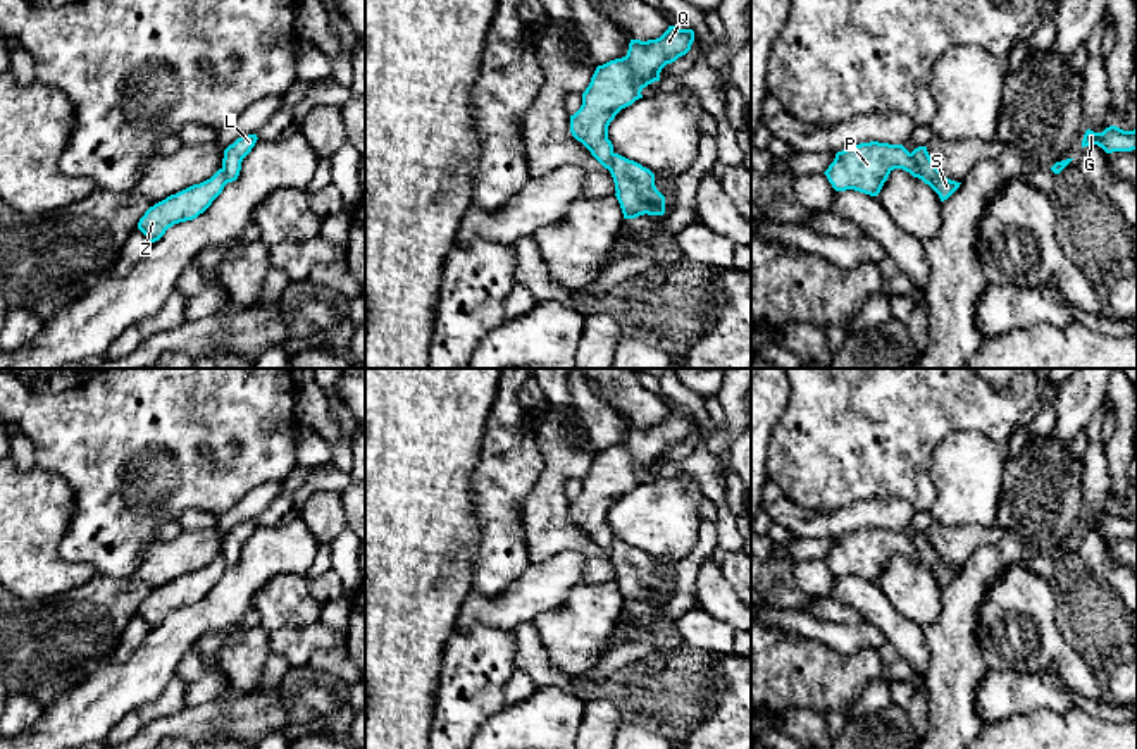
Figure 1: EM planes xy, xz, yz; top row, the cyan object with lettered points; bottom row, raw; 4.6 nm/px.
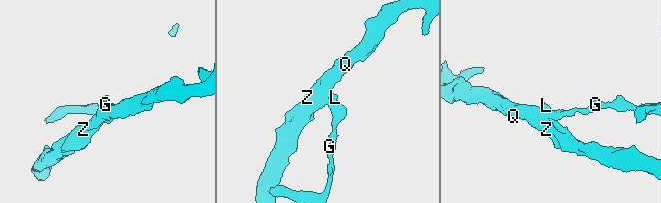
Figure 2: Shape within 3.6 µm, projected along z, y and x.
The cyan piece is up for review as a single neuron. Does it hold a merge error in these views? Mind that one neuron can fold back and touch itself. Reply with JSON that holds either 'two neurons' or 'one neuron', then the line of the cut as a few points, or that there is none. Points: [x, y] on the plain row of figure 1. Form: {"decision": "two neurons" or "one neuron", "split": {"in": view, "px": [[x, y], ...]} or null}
{"decision": "two neurons", "split": {"in": "yz", "px": [[908, 539], [922, 563]]}}

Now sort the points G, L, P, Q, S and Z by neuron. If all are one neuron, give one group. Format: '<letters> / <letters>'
G L S / P Q Z

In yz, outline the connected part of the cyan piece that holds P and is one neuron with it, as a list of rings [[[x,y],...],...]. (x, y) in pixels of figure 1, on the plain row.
[[[860,529],[836,539],[823,558],[836,577],[854,575],[877,582],[894,554],[922,565],[920,553],[903,530]]]

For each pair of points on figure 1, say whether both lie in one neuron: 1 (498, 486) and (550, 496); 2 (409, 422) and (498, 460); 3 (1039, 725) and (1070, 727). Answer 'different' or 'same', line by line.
1: different
2: different
3: same

